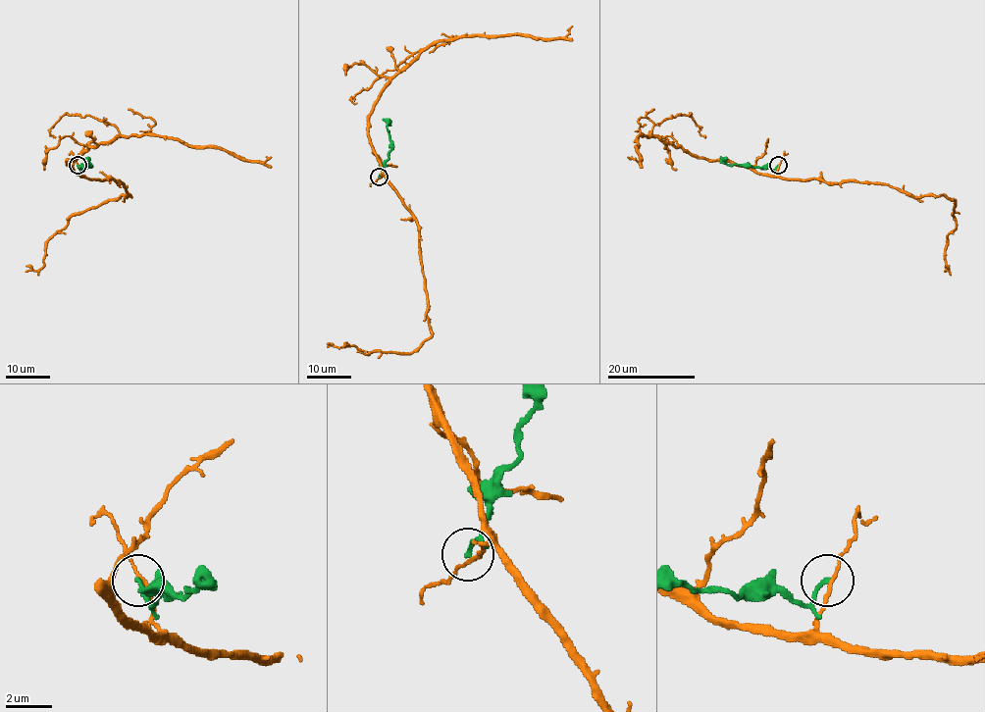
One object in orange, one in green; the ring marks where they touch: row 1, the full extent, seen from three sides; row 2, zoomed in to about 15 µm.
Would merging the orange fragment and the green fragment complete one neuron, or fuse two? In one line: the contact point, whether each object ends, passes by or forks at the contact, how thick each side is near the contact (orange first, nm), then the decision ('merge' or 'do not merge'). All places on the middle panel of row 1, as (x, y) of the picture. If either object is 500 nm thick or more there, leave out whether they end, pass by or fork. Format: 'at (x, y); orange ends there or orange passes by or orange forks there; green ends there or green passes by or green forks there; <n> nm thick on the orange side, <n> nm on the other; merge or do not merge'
at (379, 177); orange passes by; green ends there; 140 nm thick on the orange side, 180 nm on the other; do not merge

